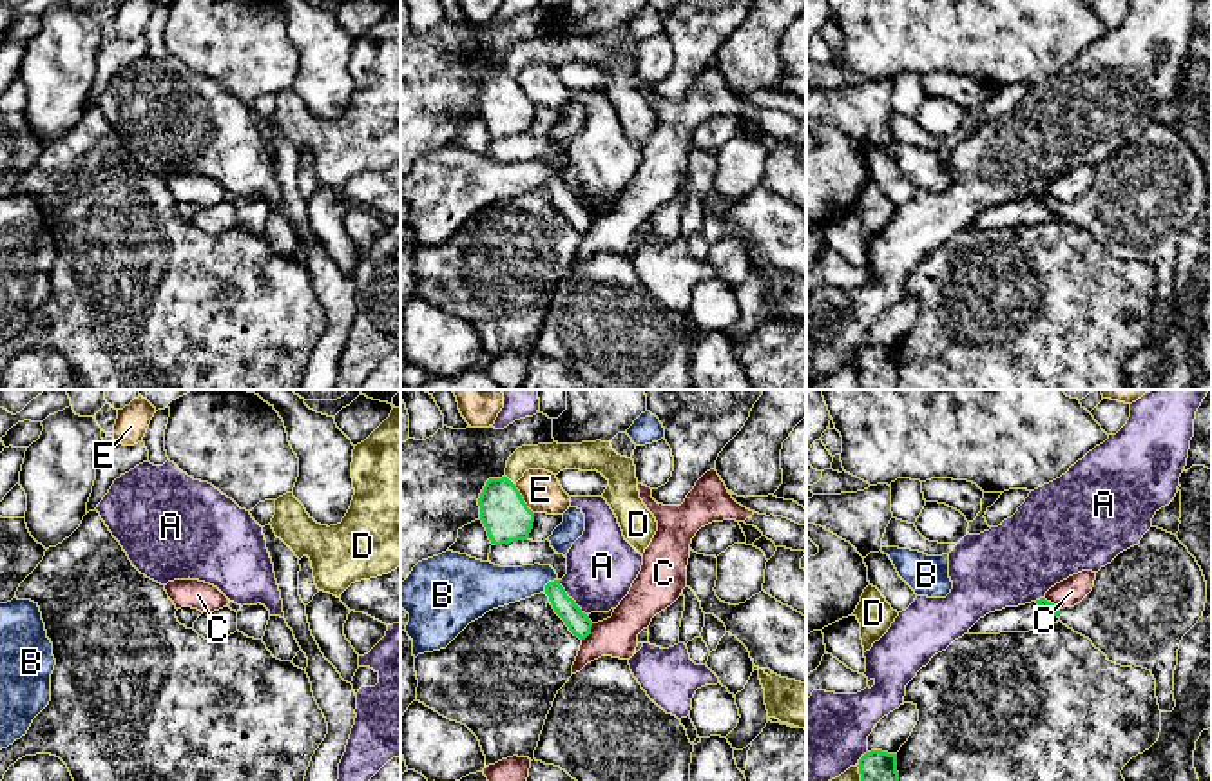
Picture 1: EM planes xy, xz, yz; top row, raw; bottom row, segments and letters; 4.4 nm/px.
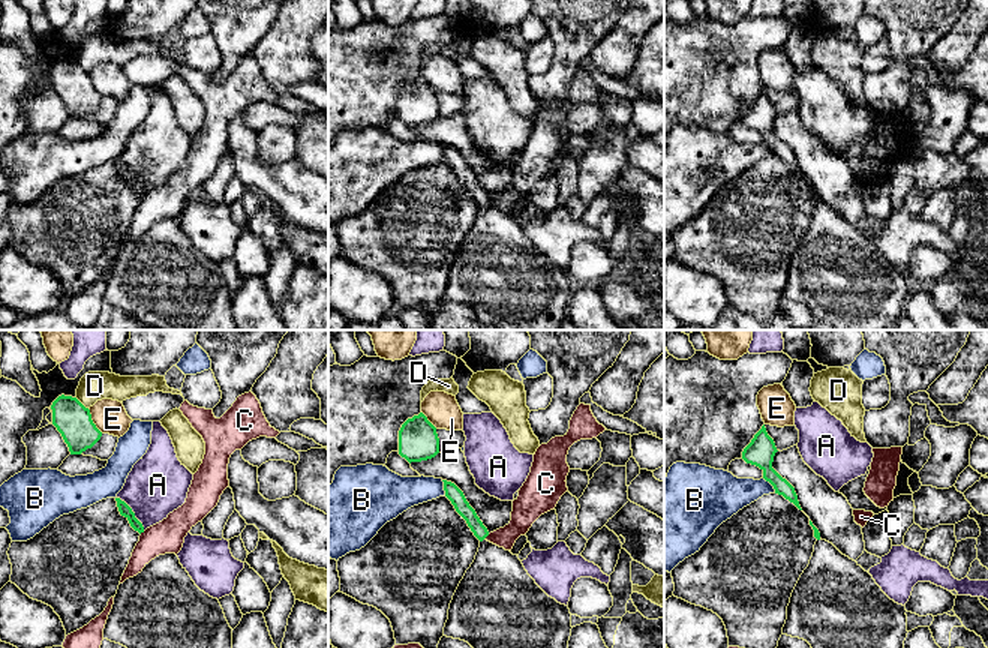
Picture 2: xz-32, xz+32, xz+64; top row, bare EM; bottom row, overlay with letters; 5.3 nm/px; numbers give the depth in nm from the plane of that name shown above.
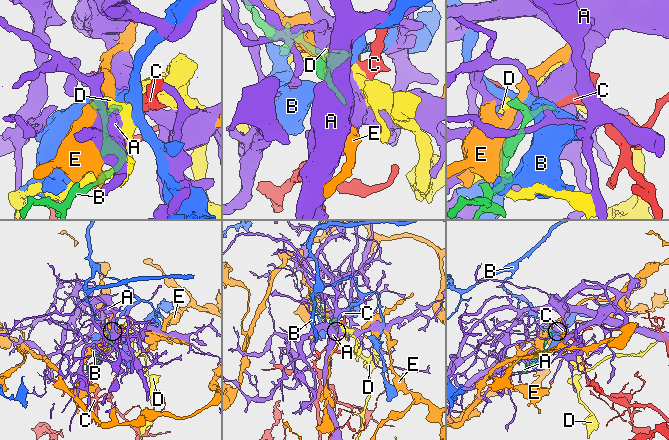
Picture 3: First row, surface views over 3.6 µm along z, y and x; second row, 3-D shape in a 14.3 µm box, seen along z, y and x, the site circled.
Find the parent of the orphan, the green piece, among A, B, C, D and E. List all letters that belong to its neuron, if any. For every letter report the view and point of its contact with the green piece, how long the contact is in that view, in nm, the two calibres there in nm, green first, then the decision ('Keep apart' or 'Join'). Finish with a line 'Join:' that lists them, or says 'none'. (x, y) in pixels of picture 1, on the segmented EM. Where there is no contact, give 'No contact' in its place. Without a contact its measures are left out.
A: Touches green at xz (571, 598). Shared border 200 nm. Thickness 100 nm (green) against 320 nm. Keep apart
B: Touches green at xz (548, 584). Shared border 90 nm. Thickness 100 nm (green) against 190 nm. Keep apart
C: Touches green at xz (589, 633). Shared border 90 nm. Thickness 100 nm (green) against 180 nm. Keep apart
D: Touches green at xz (509, 481). Shared border 60 nm. Thickness 220 nm (green) against 130 nm. Keep apart
E: Touches green at xz (522, 499). Shared border 160 nm. Thickness 220 nm (green) against 180 nm. Keep apart
Join: none

